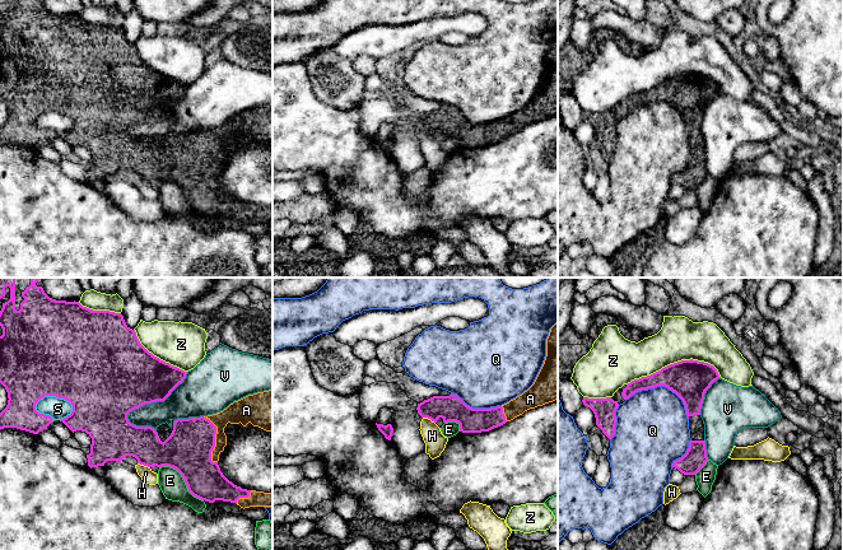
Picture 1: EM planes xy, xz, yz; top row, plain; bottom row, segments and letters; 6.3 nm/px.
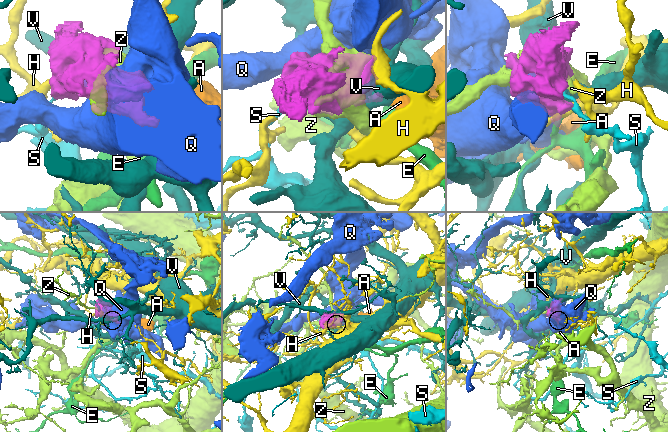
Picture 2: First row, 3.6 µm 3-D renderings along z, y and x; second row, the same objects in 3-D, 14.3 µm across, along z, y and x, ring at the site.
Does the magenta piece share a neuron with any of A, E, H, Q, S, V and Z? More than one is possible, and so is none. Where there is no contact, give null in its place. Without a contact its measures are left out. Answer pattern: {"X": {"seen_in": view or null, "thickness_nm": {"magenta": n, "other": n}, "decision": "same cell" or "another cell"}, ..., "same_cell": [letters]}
{"A": {"seen_in": "xy", "thickness_nm": {"magenta": 280, "other": 150}, "decision": "same cell"}, "E": {"seen_in": "xy", "thickness_nm": {"magenta": 280, "other": 160}, "decision": "another cell"}, "H": {"seen_in": "xy", "thickness_nm": {"magenta": 260, "other": 90}, "decision": "another cell"}, "Q": {"seen_in": "yz", "thickness_nm": {"magenta": 240, "other": 440}, "decision": "another cell"}, "S": {"seen_in": "xy", "thickness_nm": {"magenta": 500, "other": 140}, "decision": "another cell"}, "V": {"seen_in": "xy", "thickness_nm": {"magenta": 420, "other": 240}, "decision": "another cell"}, "Z": {"seen_in": "yz", "thickness_nm": {"magenta": 240, "other": 280}, "decision": "another cell"}, "same_cell": ["A"]}

